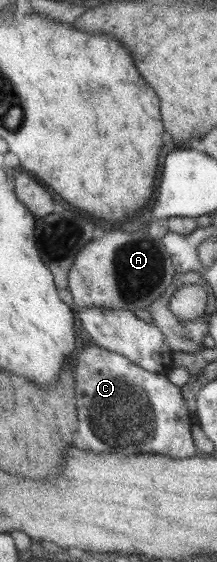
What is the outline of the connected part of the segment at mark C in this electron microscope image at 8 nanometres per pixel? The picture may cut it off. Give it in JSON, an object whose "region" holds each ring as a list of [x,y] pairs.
{"region":[[[91,344],[76,351],[74,372],[74,396],[77,428],[75,434],[99,453],[115,453],[120,456],[137,454],[165,455],[174,459],[186,459],[195,454],[191,436],[191,414],[180,388],[171,384],[166,375],[149,372],[136,366],[117,352]]]}

